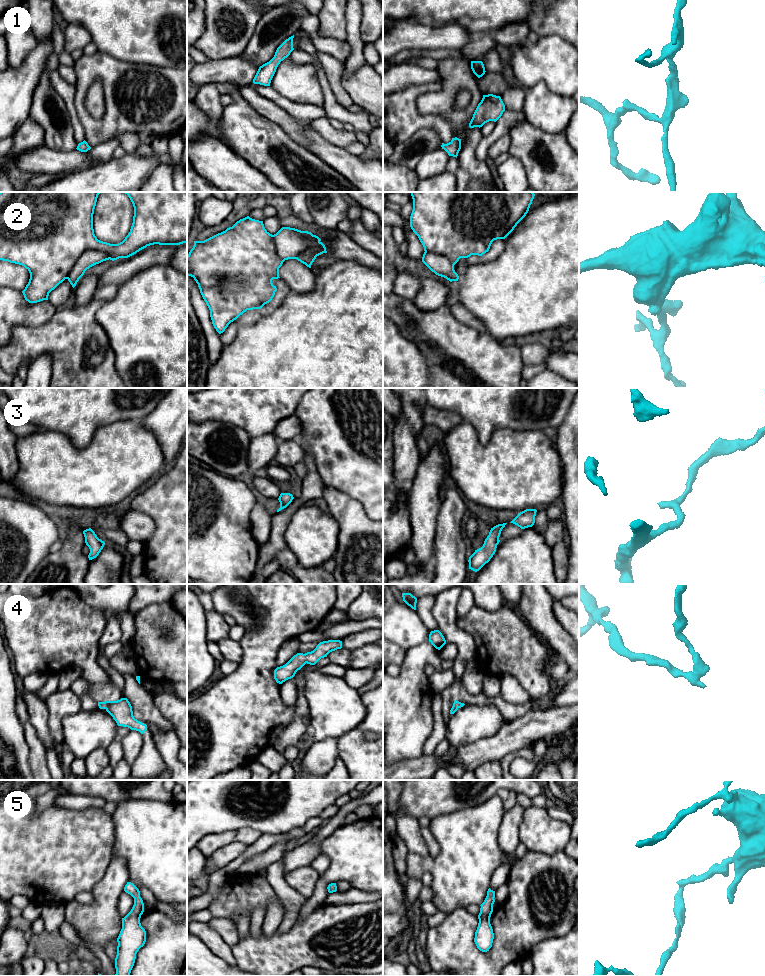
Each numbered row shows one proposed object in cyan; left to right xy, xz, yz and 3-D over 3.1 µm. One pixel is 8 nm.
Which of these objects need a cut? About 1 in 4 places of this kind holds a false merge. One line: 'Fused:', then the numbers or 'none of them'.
Fused: 2

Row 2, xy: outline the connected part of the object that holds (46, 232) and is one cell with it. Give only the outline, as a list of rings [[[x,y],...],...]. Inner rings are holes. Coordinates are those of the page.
[[[0,192],[0,260],[8,261],[24,266],[30,273],[30,279],[22,291],[24,298],[29,303],[37,303],[48,300],[49,293],[60,283],[67,279],[79,257],[88,250],[98,250],[106,253],[110,260],[128,258],[147,246],[159,245],[180,245],[187,243],[187,192],[124,192],[130,198],[134,207],[133,223],[130,232],[125,239],[118,244],[110,244],[97,239],[93,229],[93,214],[98,195],[101,192]]]

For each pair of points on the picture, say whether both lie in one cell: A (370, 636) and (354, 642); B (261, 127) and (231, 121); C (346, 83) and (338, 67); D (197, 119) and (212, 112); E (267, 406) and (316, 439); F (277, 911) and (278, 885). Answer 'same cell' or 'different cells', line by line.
A: same cell
B: same cell
C: different cells
D: different cells
E: different cells
F: different cells

